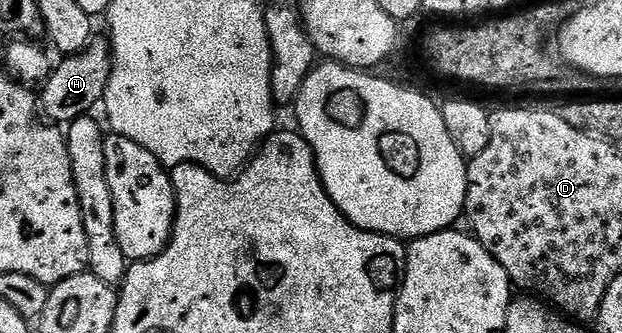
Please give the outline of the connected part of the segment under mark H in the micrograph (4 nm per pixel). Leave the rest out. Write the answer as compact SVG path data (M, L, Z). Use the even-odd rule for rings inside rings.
M93 38L85 51L61 58L52 68L51 75L44 80L38 95L38 107L45 120L56 125L67 125L76 119L85 118L101 106L106 85L112 72L112 45L107 38Z

